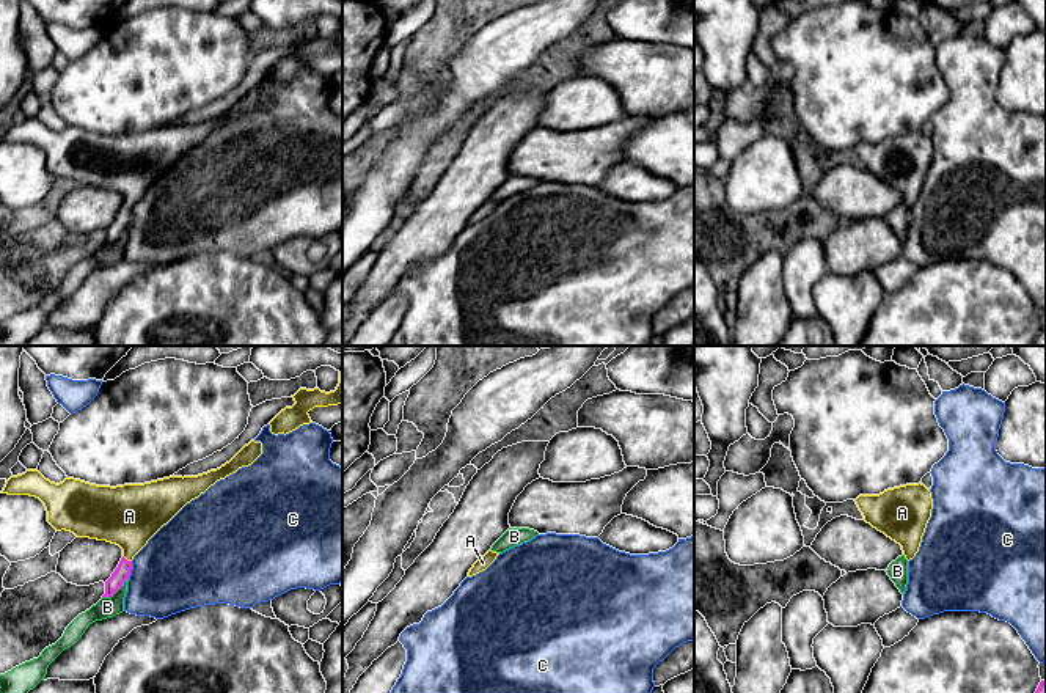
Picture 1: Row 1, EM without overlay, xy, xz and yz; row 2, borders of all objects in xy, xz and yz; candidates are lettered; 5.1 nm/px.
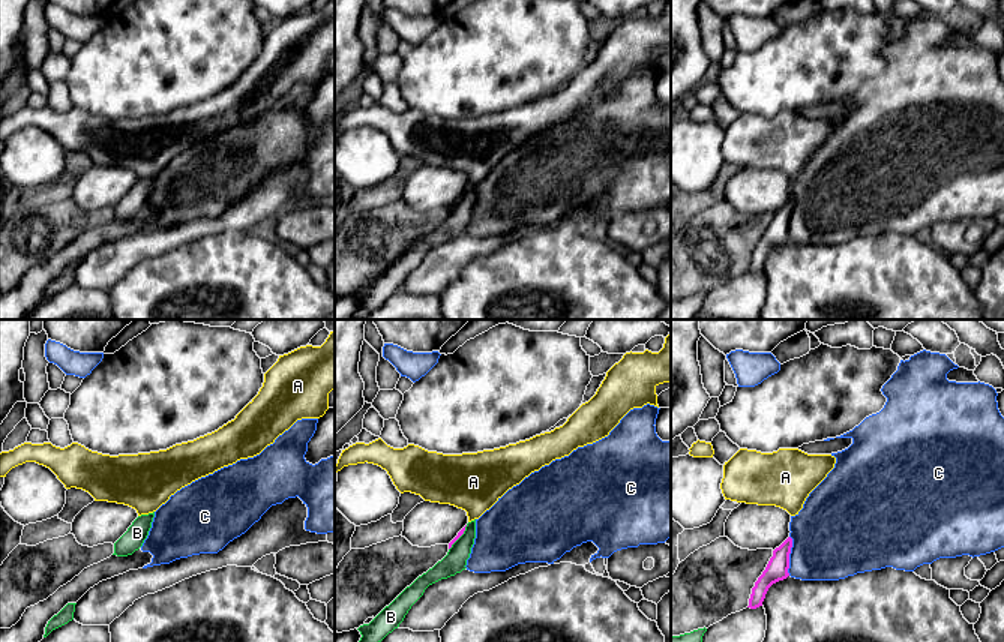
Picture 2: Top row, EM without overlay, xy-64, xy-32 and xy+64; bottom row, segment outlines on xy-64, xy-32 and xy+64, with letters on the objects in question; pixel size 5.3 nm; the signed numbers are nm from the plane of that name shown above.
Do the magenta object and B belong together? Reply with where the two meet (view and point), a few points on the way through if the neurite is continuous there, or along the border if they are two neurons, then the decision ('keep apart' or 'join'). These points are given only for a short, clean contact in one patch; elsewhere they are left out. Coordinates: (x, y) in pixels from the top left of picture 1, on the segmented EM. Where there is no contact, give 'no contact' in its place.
xy (115, 591) | along xy (128, 577), (110, 596), (102, 597) | keep apart

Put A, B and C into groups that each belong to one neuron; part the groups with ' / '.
A / B / C

